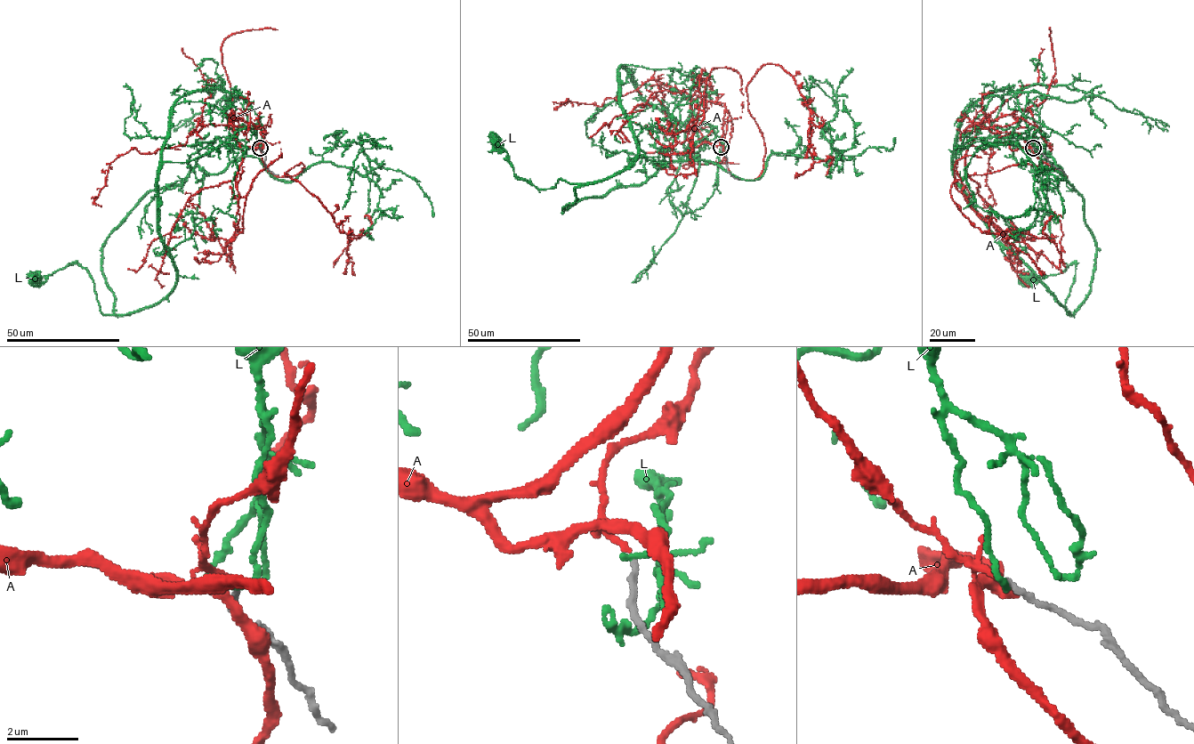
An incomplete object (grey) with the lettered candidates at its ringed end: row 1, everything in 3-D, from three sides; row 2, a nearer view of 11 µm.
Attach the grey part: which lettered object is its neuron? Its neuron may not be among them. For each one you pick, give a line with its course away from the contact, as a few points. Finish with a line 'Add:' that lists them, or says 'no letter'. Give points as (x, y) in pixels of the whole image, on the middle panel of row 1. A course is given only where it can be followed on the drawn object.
A: course (722, 147), (729, 114), (696, 94), (697, 78), (689, 142), (713, 68), (739, 74), (742, 109)
Add: A

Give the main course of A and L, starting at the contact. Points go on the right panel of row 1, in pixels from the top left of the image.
A: (1033, 148), (981, 125), (962, 190), (1029, 246), (983, 221), (956, 188), (956, 163), (996, 151)
L: (1034, 148), (1017, 92), (1004, 88), (972, 105), (953, 150), (970, 205), (1070, 315), (1076, 264), (1028, 279)

